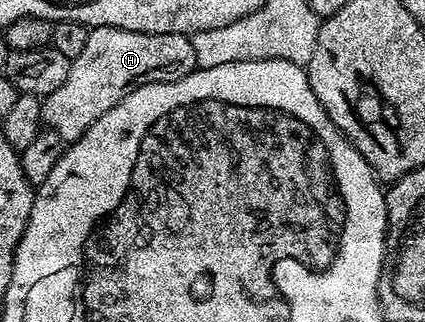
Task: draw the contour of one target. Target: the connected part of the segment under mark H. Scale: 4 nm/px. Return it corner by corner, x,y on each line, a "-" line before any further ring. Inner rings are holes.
98,25
90,28
83,55
69,62
66,81
42,100
41,120
61,136
62,142
80,141
132,89
160,81
178,81
196,68
195,47
186,34
136,33

